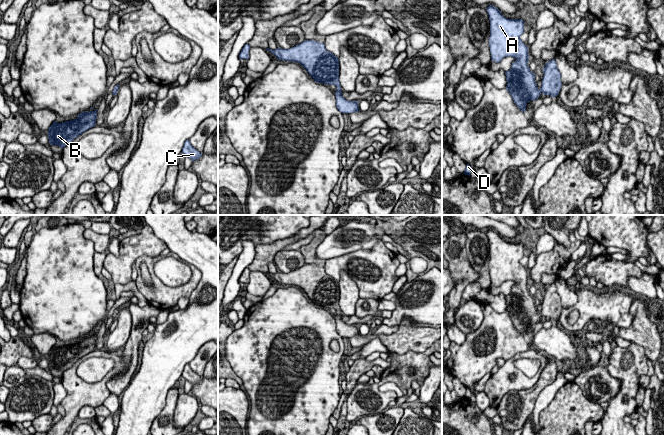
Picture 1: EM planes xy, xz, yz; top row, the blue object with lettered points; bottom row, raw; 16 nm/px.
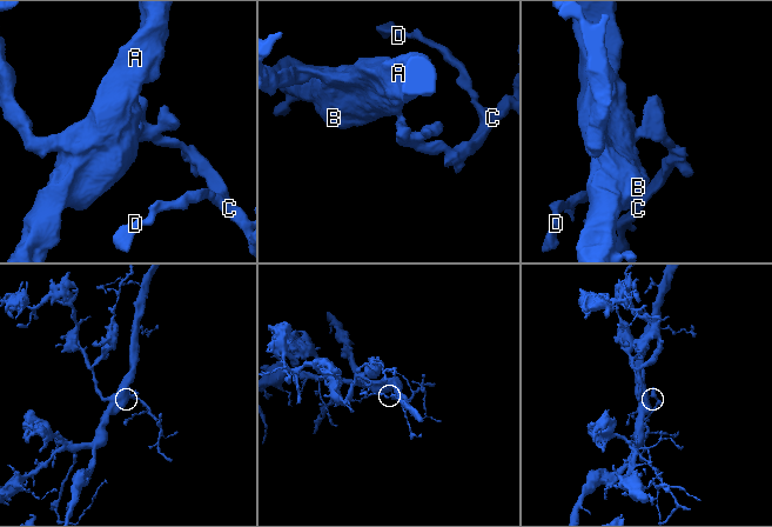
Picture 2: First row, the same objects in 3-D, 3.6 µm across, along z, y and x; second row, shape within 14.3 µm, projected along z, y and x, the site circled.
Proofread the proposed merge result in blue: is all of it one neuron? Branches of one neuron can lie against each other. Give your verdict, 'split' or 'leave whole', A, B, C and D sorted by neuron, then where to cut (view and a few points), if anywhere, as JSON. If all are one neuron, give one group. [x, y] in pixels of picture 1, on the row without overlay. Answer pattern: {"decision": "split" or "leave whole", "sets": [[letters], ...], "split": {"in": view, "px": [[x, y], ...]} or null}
{"decision": "leave whole", "sets": [["A", "B", "C", "D"]], "split": null}

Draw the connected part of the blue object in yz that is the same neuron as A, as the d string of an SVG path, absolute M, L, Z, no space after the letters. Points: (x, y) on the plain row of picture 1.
M489 229L486 235L490 245L491 284L499 287L508 280L516 283L505 299L506 313L519 334L525 337L527 327L537 324L541 317L551 321L557 320L562 306L555 283L545 288L542 294L544 297L542 309L540 313L537 312L535 297L531 296L527 289L529 285L528 271L520 263L524 256L524 245L504 241L501 235L493 229Z

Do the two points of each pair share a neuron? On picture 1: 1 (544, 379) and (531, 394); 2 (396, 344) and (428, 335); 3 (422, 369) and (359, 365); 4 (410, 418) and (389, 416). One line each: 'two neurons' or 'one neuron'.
1: one neuron
2: one neuron
3: two neurons
4: two neurons

